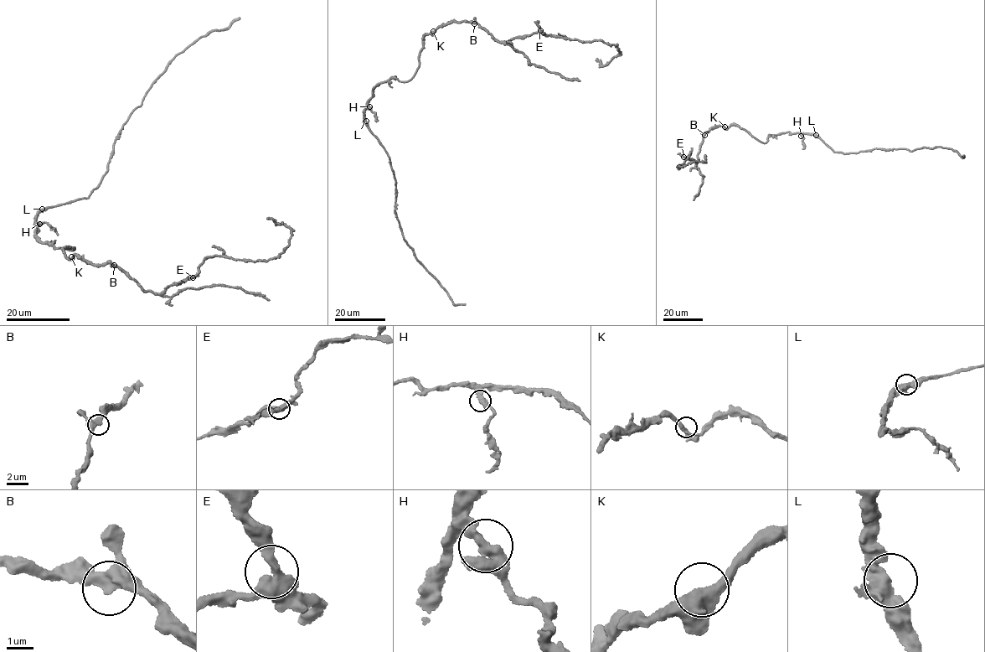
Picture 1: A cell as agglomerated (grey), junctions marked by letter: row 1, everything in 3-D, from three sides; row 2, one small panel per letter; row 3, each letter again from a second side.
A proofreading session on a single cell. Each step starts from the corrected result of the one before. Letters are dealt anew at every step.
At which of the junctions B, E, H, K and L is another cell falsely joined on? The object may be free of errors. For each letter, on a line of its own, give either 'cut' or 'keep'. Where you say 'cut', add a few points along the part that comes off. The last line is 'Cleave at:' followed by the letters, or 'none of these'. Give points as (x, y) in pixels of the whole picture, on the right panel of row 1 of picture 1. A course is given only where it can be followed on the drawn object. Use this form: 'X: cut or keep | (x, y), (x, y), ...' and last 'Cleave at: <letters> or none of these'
B: keep
E: keep
H: keep
K: keep
L: keep
Cleave at: none of these

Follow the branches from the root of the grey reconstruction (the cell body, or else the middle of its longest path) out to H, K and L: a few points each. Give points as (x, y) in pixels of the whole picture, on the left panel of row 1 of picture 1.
H: (55, 247), (43, 243), (35, 235), (38, 228), (35, 224), (39, 224)
K: (55, 247), (71, 250), (74, 248), (67, 246), (63, 250), (68, 258), (71, 256)
L: (55, 247), (43, 243), (35, 235), (38, 228), (35, 219), (42, 209)

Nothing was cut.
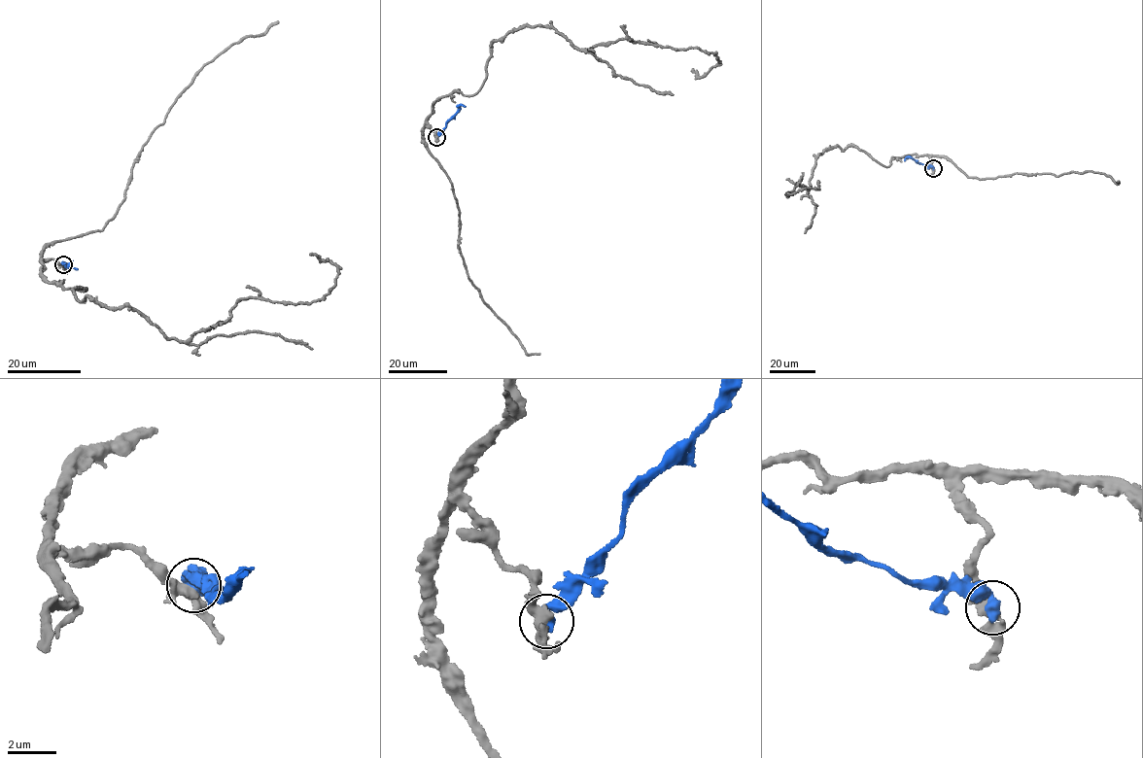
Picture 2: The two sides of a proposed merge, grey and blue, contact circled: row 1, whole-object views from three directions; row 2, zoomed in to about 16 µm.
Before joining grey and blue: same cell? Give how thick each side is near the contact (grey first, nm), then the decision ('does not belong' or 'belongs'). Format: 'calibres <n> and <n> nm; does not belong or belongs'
calibres 360 and 440 nm; does not belong

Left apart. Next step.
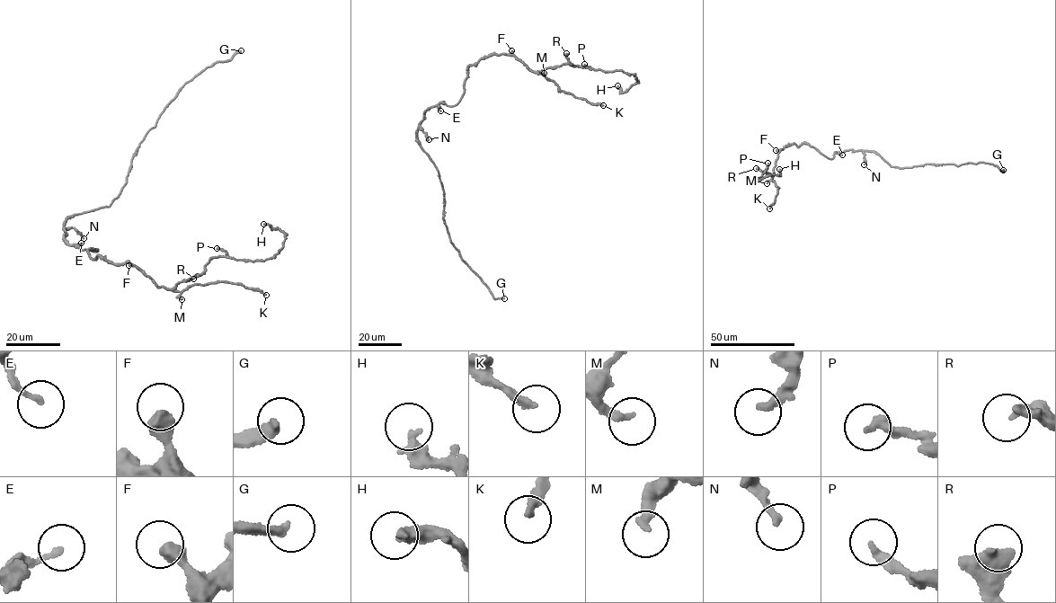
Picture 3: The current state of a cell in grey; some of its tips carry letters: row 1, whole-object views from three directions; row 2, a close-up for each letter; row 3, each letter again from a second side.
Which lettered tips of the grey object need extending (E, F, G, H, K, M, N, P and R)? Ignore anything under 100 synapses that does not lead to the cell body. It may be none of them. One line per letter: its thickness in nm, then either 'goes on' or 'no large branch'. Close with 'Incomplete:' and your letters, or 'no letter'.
E: 160 nm | no large branch
F: 480 nm | no large branch
G: 360 nm | goes on
H: 360 nm | no large branch
K: 240 nm | goes on
M: 240 nm | no large branch
N: 220 nm | no large branch
P: 280 nm | no large branch
R: 380 nm | no large branch
Incomplete: G, K

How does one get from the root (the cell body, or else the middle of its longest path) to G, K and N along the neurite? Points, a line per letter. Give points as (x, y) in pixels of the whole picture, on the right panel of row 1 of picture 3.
G: (834, 155), (851, 149), (876, 152), (891, 166), (900, 168), (927, 164), (958, 166), (983, 162), (1003, 170)
K: (834, 155), (831, 159), (804, 143), (781, 149), (771, 179), (777, 193), (769, 208)
N: (834, 155), (848, 150), (862, 151), (865, 155), (864, 164)

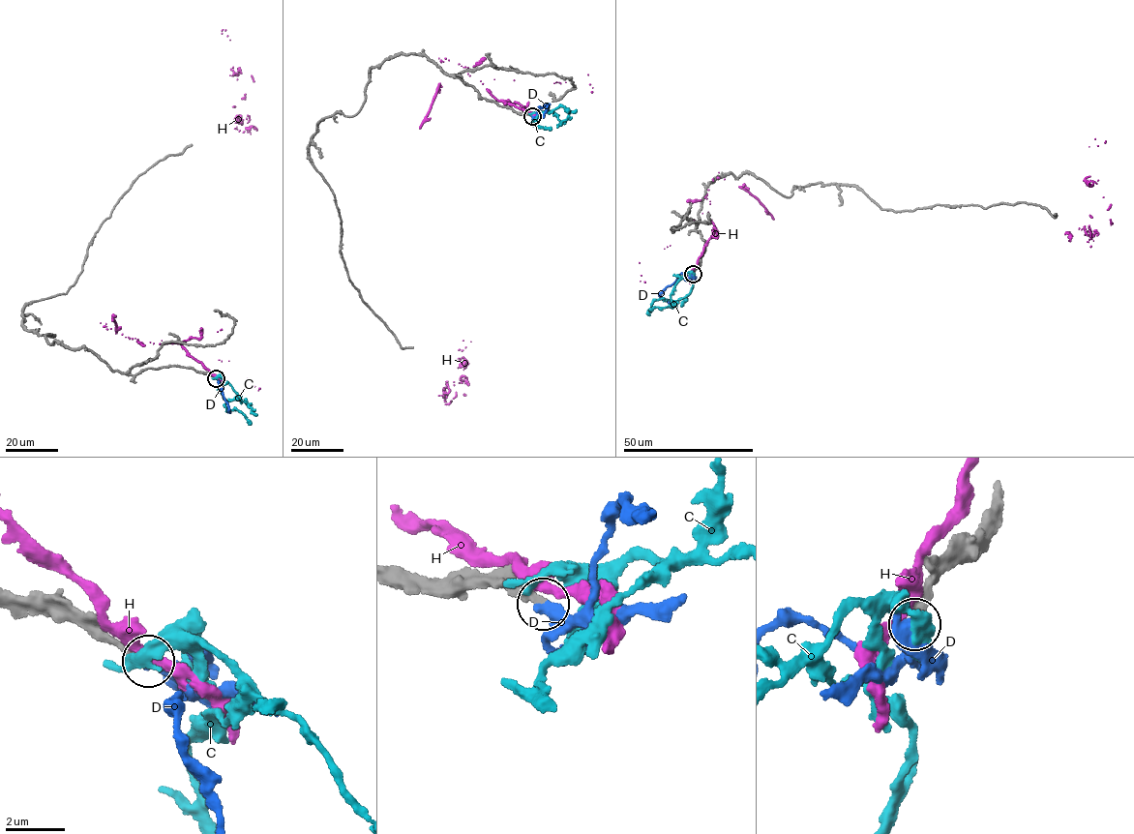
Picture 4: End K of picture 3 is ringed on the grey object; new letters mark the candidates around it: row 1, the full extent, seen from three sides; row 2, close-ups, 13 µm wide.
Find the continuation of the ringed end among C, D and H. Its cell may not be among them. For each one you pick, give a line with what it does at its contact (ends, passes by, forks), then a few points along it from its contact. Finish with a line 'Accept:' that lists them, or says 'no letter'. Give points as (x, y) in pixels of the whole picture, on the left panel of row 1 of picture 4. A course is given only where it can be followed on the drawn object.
D: it ends; course (215, 378), (220, 381), (229, 411)
Accept: D

